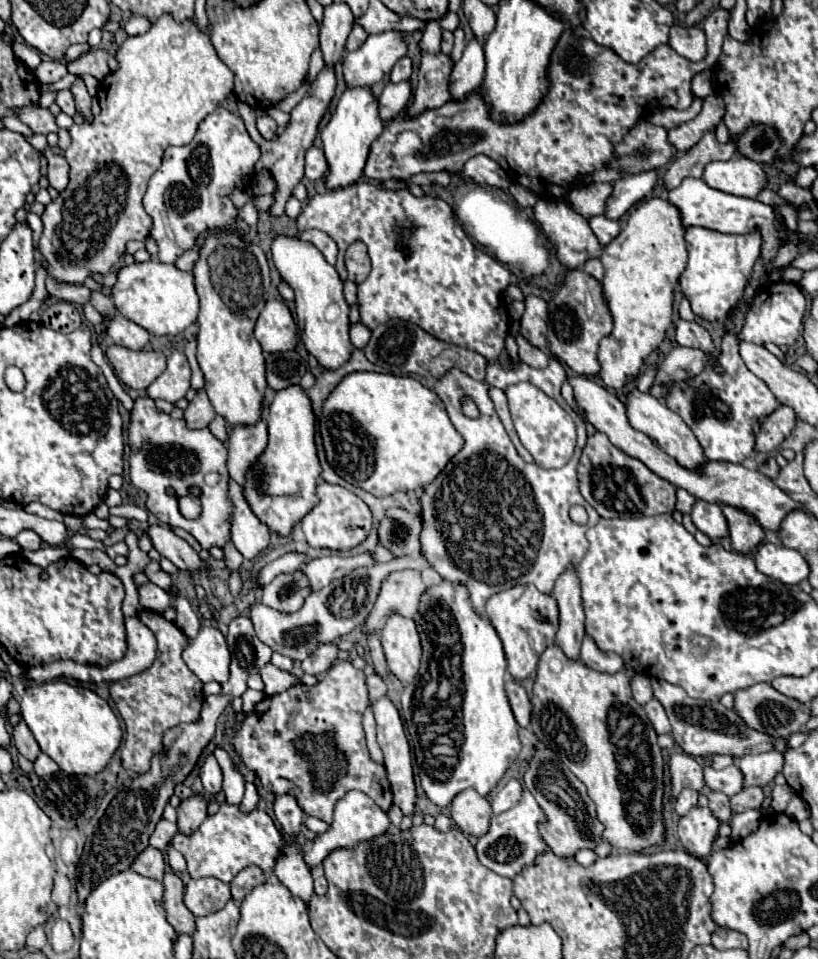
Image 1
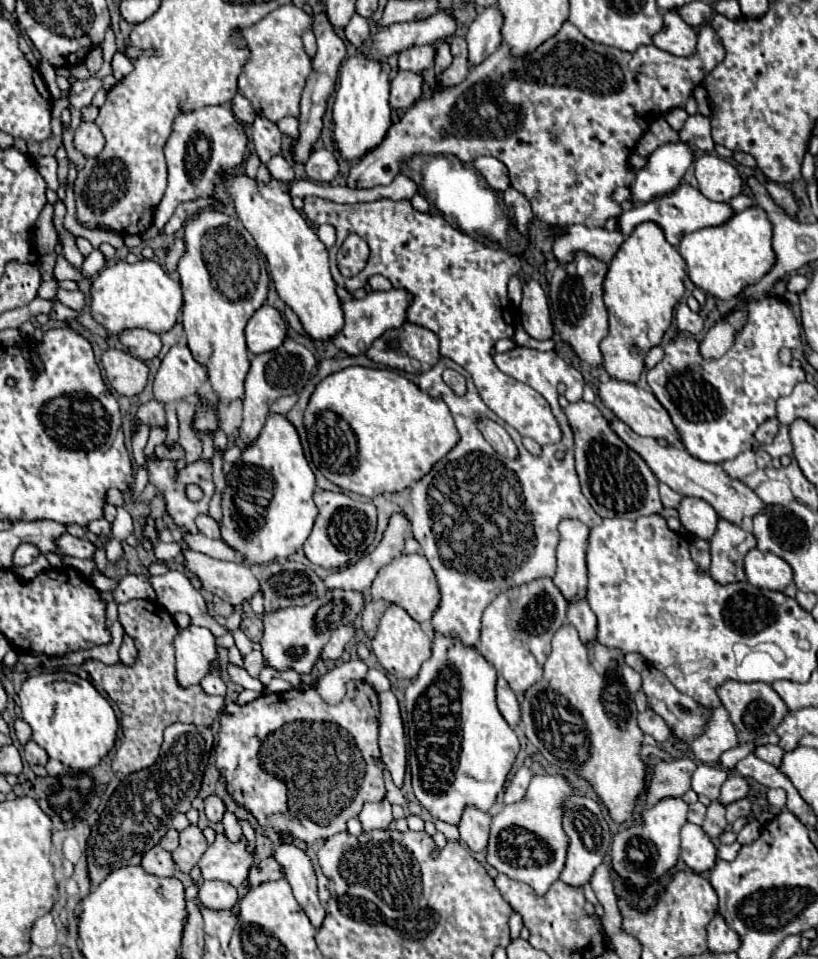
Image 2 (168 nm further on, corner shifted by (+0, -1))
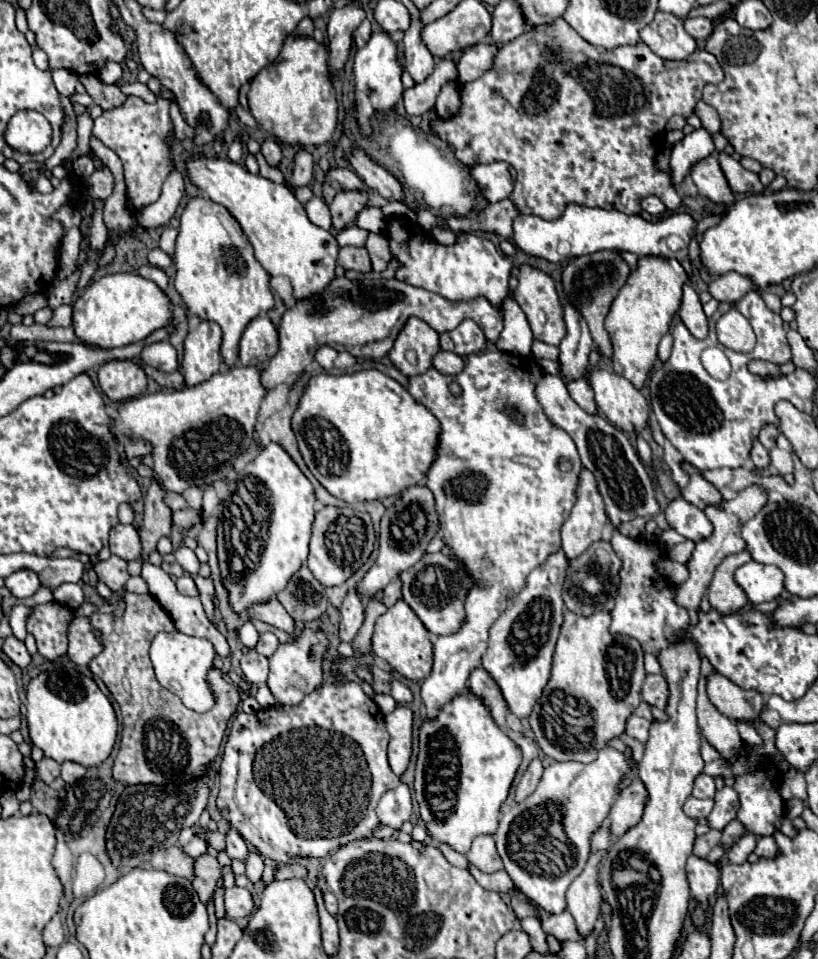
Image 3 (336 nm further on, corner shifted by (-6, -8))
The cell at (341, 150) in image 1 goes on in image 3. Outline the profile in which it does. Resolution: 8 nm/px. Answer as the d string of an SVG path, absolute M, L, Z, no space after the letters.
M372 32L370 40L366 42L364 48L356 52L354 58L354 78L356 78L356 88L354 88L354 98L356 98L356 112L358 112L358 122L366 134L372 132L370 118L376 112L386 112L396 106L396 102L402 98L402 62L398 56L398 44L390 38L388 32Z

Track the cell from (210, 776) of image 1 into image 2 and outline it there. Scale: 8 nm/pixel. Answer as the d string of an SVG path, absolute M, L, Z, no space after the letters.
M208 795L208 797L204 799L204 805L206 805L206 817L208 817L210 823L222 819L226 807L224 807L224 803L222 803L222 799L220 799L218 795Z

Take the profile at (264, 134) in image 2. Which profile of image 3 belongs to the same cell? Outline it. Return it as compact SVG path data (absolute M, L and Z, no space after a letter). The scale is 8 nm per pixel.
M268 138L264 144L262 144L262 156L266 158L266 162L270 164L270 166L278 166L280 164L280 160L282 160L282 148L280 148L280 144L274 140L274 138Z

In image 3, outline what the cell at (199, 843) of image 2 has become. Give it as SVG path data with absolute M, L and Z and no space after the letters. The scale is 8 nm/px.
M204 854L200 858L196 858L196 866L194 866L196 878L192 880L194 890L198 892L200 900L204 904L208 904L208 900L212 900L214 892L216 892L216 882L220 880L222 872L220 872L220 864L216 858L212 858L210 854Z

